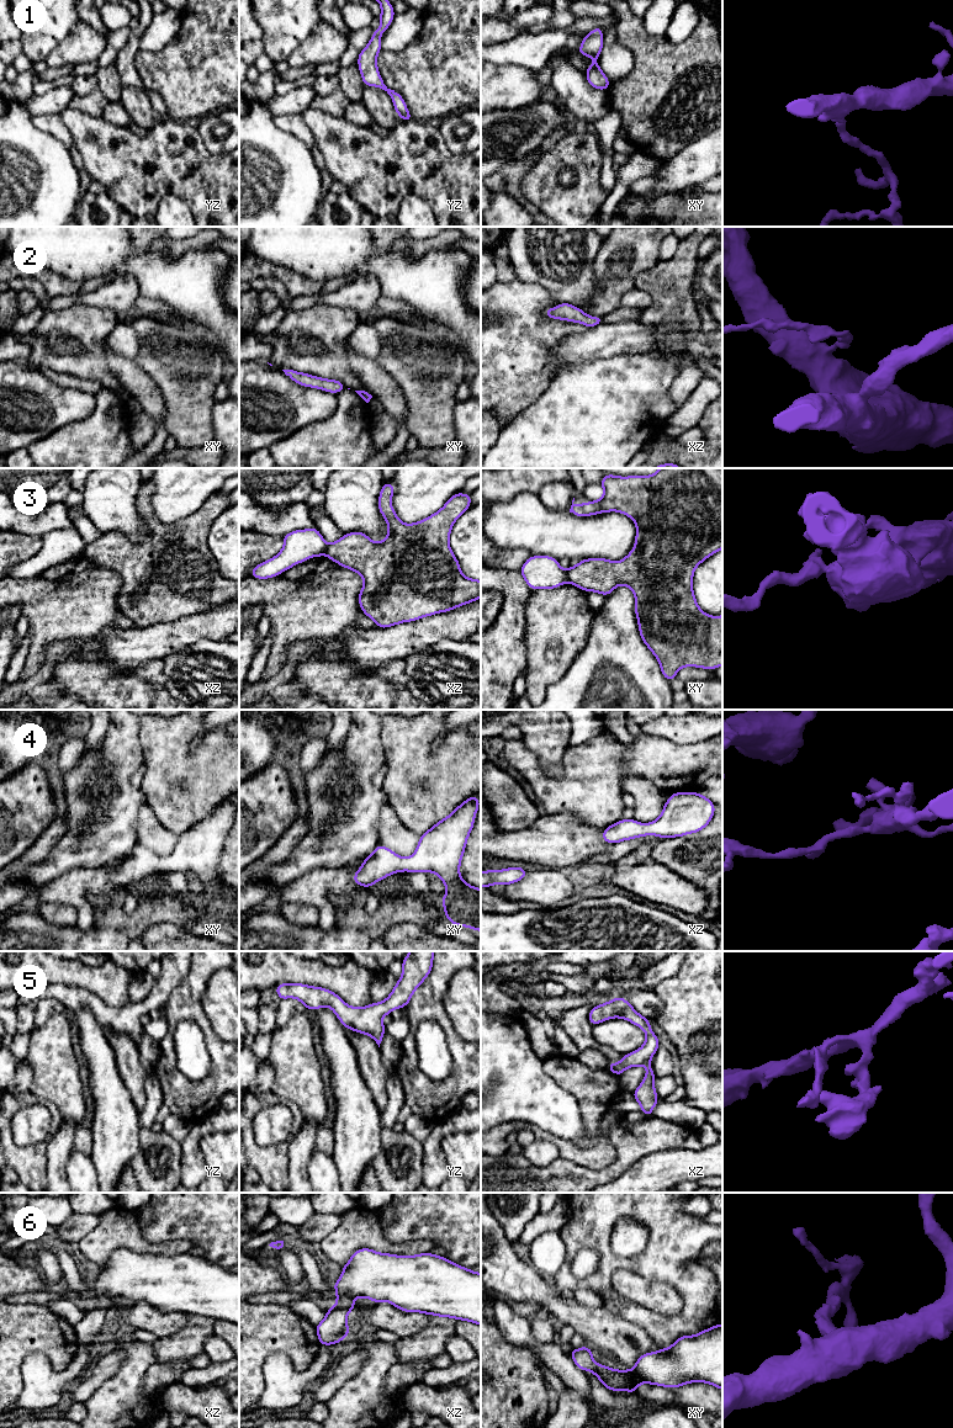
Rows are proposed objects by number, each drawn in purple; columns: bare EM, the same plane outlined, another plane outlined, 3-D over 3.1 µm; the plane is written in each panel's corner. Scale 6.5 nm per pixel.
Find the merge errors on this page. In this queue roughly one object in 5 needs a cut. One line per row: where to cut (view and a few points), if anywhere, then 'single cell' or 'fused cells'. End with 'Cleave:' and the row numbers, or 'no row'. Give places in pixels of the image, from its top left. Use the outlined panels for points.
1: cut none; single cell
2: cut none; single cell
3: cut xy (566, 571), (568, 582); fused cells
4: cut none; single cell
5: cut none; single cell
6: cut none; single cell
Cleave: 3

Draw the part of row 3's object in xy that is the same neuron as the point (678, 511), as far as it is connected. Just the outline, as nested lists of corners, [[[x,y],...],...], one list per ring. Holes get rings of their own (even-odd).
[[[660,468],[652,476],[629,476],[620,477],[613,474],[604,474],[600,483],[604,494],[599,500],[588,501],[584,504],[575,504],[575,498],[570,513],[576,516],[589,516],[600,513],[618,511],[631,517],[636,524],[636,537],[632,551],[621,561],[613,562],[605,558],[588,558],[579,561],[578,564],[567,569],[568,583],[573,584],[583,591],[595,591],[608,596],[618,585],[629,586],[635,595],[635,615],[641,639],[653,653],[660,663],[662,675],[672,681],[676,679],[677,671],[683,667],[697,667],[703,669],[716,669],[722,665],[722,615],[710,616],[700,610],[694,593],[693,593],[693,574],[695,568],[708,557],[713,556],[722,548],[722,468]]]

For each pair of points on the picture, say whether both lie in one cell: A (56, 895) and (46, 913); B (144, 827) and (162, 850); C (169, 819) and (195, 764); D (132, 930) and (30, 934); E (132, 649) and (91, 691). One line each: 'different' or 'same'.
A: different
B: same
C: same
D: same
E: different

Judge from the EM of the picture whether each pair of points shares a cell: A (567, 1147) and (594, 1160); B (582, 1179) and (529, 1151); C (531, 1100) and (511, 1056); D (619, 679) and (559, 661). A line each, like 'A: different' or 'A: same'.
A: same
B: different
C: same
D: different

